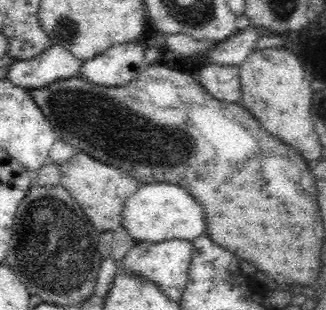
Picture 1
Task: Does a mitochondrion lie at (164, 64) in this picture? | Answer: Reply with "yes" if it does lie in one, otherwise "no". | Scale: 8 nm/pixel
no

